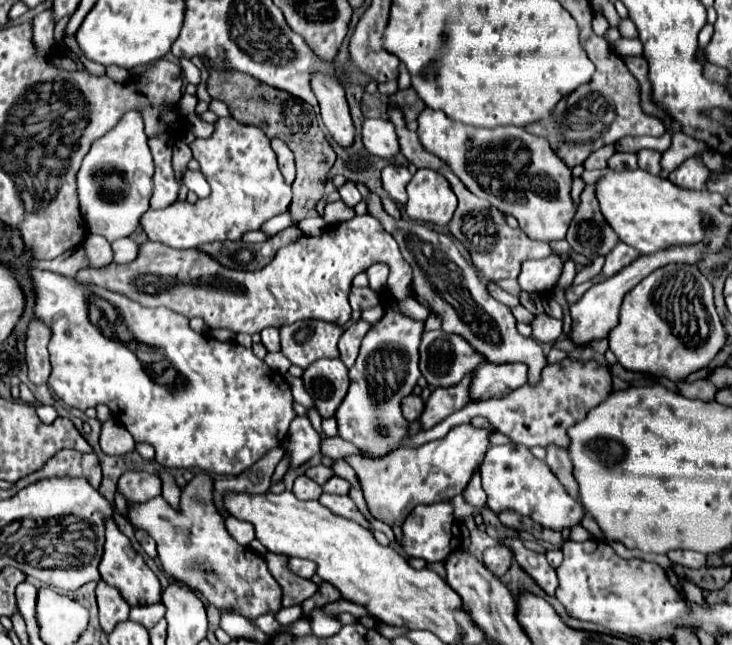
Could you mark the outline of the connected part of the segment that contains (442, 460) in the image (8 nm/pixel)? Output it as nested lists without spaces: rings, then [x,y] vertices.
[[[459,424],[449,430],[445,438],[425,442],[417,448],[399,448],[385,458],[363,458],[363,456],[347,456],[345,462],[357,472],[365,500],[369,504],[371,514],[389,524],[401,526],[407,518],[409,510],[419,504],[435,504],[449,502],[453,496],[461,494],[485,458],[485,450],[489,450],[489,436],[493,428],[477,428],[473,424]]]

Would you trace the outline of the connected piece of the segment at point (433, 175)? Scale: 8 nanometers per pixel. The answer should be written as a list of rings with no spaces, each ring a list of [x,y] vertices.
[[[419,168],[407,186],[407,212],[411,220],[447,226],[457,208],[457,196],[449,182],[435,170]]]

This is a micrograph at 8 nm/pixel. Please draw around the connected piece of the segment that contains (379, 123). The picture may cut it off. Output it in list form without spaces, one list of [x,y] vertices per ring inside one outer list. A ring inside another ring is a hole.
[[[365,118],[363,130],[361,130],[361,140],[363,140],[365,148],[379,158],[391,158],[393,154],[399,152],[399,140],[397,140],[395,128],[389,120]]]

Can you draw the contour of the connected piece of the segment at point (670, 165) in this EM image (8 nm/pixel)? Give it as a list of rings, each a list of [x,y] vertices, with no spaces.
[[[661,118],[661,122],[664,123],[666,130],[671,134],[671,140],[673,140],[671,146],[661,156],[661,174],[659,176],[667,178],[667,174],[671,174],[673,170],[677,170],[677,166],[681,166],[683,160],[687,160],[687,158],[695,156],[697,152],[705,150],[705,144],[701,144],[701,142],[685,136],[683,132],[669,130],[666,118]]]

